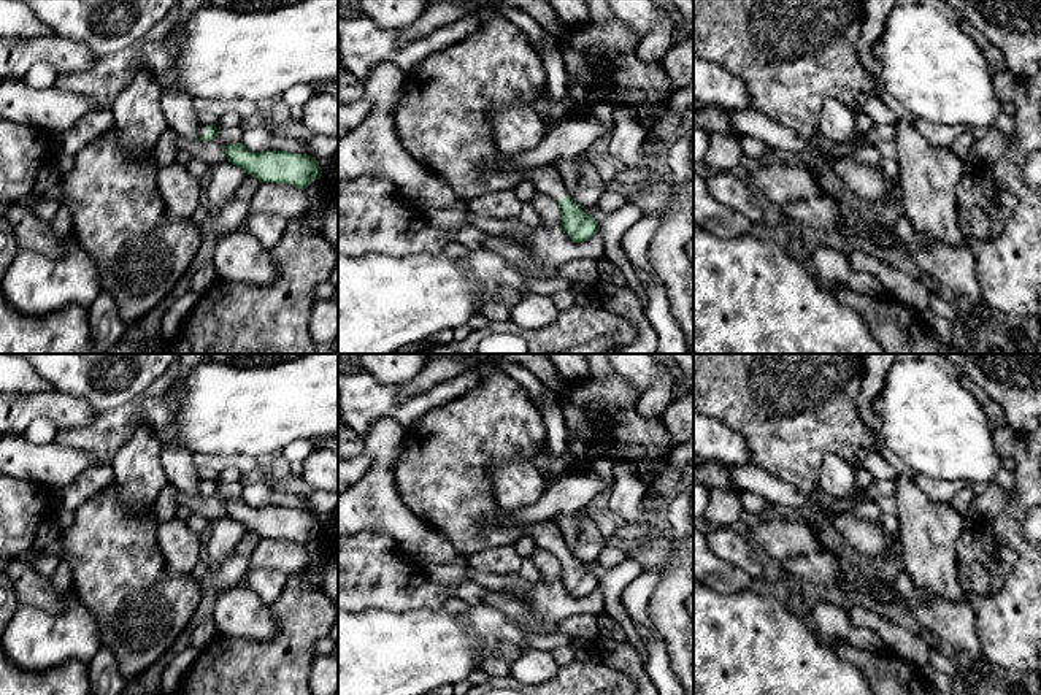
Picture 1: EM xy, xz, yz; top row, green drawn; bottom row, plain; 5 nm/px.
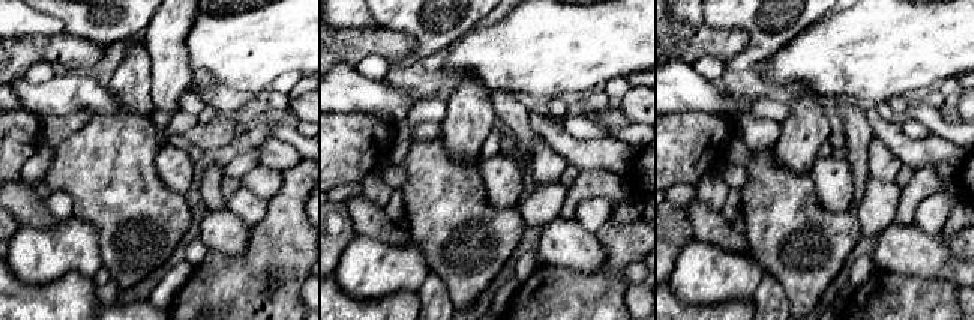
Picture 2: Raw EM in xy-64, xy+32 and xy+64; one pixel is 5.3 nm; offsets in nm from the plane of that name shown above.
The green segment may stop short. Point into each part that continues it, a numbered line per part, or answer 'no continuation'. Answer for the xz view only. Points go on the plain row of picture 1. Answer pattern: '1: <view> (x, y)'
1: xz (441, 473)

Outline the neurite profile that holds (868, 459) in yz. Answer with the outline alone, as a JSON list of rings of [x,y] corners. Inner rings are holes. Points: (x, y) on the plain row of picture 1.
[[[860,449],[859,463],[860,468],[865,468],[871,473],[873,479],[893,481],[897,476],[897,471],[881,457],[878,451]]]

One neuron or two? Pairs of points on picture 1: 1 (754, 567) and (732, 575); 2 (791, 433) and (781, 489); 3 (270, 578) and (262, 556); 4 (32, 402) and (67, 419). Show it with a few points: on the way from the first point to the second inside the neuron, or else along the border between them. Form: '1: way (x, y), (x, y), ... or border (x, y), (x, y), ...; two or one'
1: border (711, 549), (738, 565), (752, 579); two
2: border (751, 464), (808, 494); two
3: border (248, 570), (276, 568), (288, 575); two
4: way (40, 405), (53, 405), (59, 411); one

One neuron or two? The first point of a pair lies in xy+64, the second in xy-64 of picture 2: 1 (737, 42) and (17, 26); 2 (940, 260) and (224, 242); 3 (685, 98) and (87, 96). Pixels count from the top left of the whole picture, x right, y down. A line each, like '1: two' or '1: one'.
1: two
2: one
3: one

